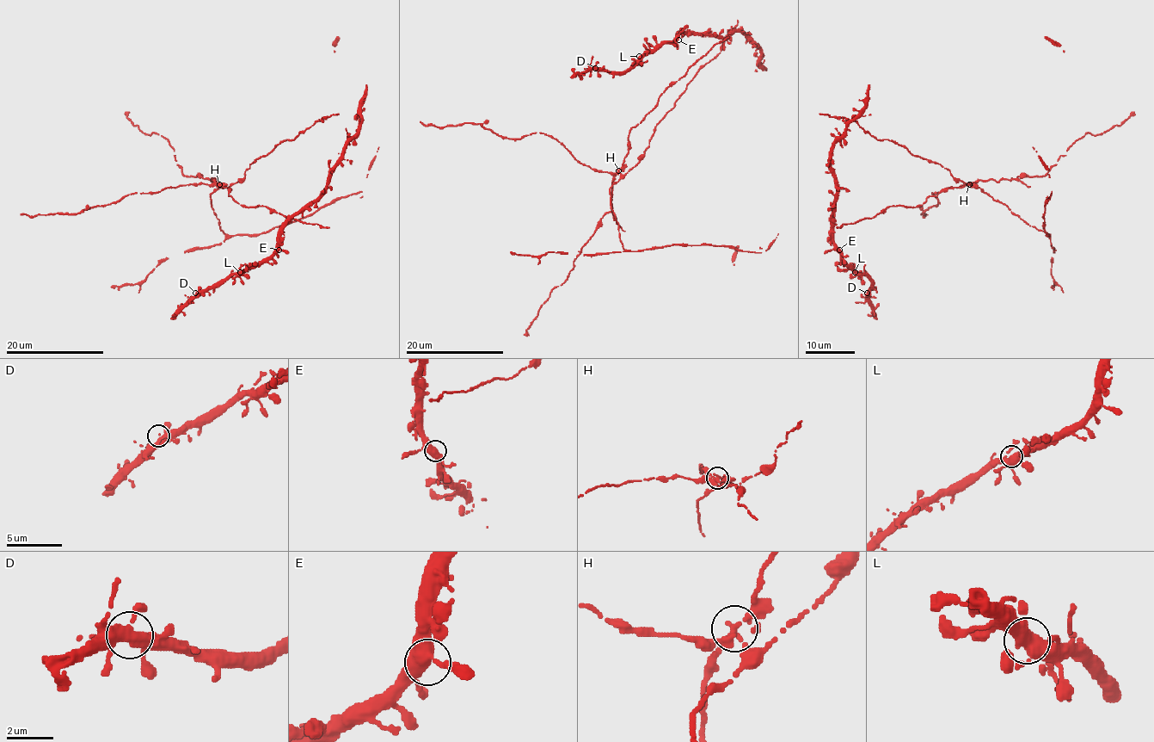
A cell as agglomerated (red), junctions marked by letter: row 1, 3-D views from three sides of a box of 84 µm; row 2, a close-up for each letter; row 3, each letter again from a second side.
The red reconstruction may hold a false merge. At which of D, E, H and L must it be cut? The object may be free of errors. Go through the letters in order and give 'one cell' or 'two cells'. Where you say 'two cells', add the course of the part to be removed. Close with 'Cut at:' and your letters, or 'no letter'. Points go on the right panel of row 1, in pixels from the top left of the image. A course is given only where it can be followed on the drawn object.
D: one cell
E: one cell
H: two cells | (970, 183), (972, 185), (947, 188), (932, 192), (938, 203), (922, 213), (926, 214), (924, 217), (921, 214)
L: one cell
Cut at: H

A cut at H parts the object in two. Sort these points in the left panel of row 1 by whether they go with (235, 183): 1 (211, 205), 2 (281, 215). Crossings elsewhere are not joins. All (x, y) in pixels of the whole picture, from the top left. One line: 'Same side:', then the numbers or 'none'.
Same side: 1

